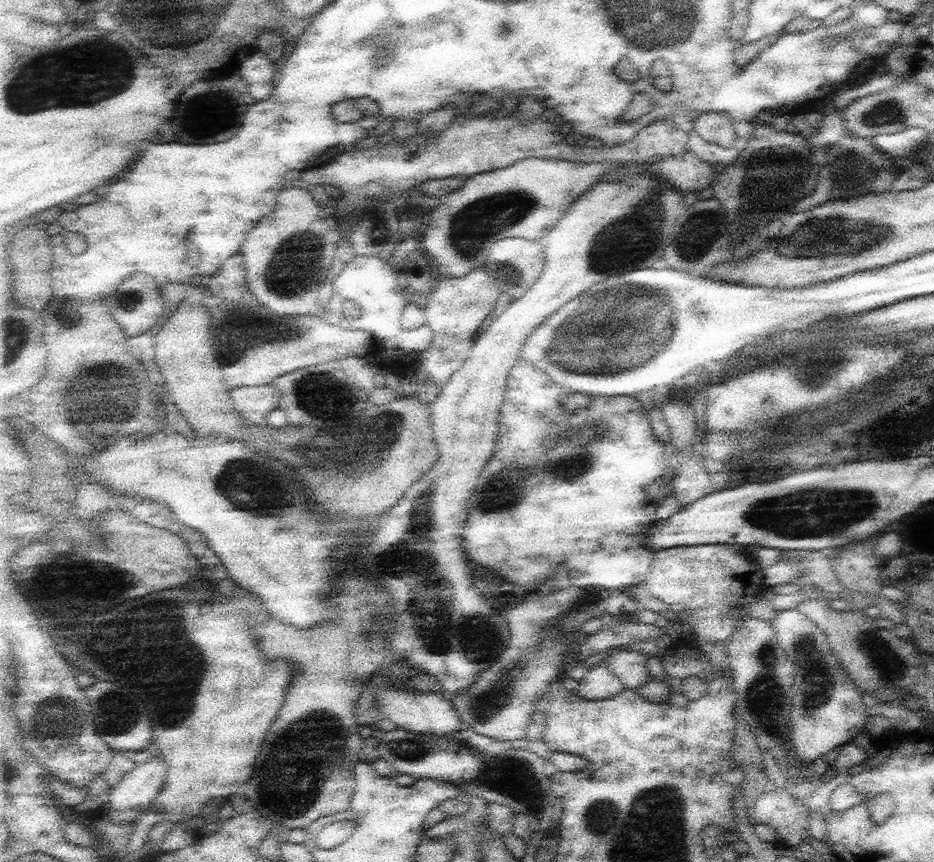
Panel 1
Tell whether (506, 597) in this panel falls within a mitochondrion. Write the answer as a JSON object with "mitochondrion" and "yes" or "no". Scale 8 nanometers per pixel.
{"mitochondrion":"no"}

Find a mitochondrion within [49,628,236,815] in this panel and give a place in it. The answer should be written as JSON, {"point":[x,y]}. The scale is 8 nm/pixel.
{"point":[72,714]}

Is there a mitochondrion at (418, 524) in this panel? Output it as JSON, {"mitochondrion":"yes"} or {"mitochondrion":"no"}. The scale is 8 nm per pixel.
{"mitochondrion":"yes"}

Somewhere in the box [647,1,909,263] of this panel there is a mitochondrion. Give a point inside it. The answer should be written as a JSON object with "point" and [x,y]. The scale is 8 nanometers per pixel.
{"point":[834,235]}

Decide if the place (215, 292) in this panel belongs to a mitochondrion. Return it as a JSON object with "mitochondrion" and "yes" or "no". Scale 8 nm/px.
{"mitochondrion":"no"}

